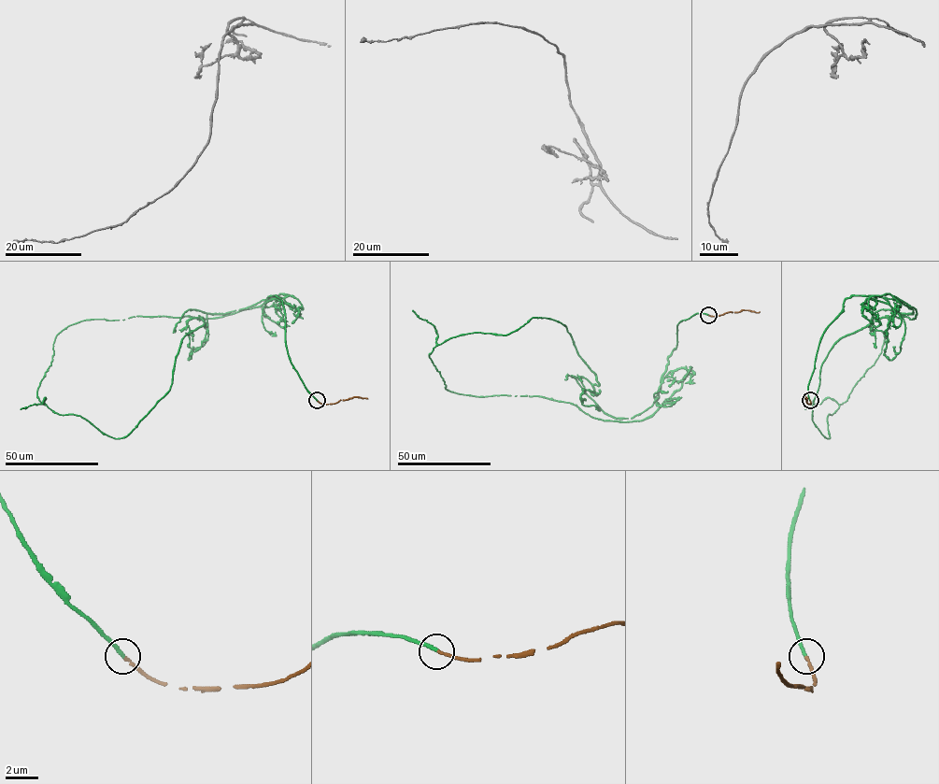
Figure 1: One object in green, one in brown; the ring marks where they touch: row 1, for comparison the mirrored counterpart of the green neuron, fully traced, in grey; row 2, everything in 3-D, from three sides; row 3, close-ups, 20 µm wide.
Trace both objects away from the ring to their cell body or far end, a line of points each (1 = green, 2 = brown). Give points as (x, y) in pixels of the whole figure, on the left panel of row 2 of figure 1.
1: (317, 400), (274, 295), (207, 313), (188, 360), (202, 318), (126, 435), (41, 403), (59, 333), (124, 320)
2: (317, 400), (333, 404), (356, 397), (367, 399)

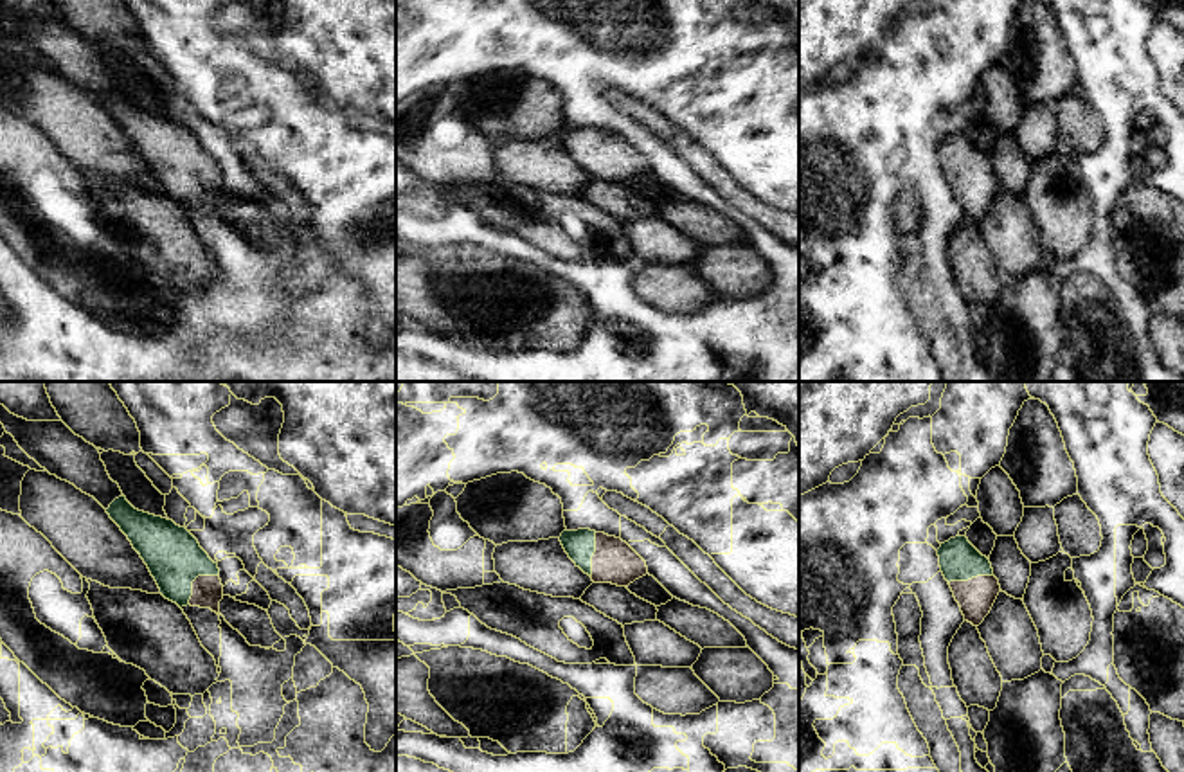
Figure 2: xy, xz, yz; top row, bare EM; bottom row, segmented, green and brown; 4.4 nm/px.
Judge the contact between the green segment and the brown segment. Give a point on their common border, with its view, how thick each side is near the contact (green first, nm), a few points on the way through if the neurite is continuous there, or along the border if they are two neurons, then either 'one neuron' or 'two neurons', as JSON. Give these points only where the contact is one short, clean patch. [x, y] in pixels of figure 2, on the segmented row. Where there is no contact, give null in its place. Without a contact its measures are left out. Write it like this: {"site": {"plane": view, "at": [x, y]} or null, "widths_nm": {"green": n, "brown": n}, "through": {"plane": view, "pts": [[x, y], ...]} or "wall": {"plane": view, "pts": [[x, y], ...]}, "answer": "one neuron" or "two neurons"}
{"site": {"plane": "xy", "at": [195, 578]}, "widths_nm": {"green": 260, "brown": 140}, "through": {"plane": "xy", "pts": [[173, 556], [195, 578], [207, 591]]}, "answer": "one neuron"}

